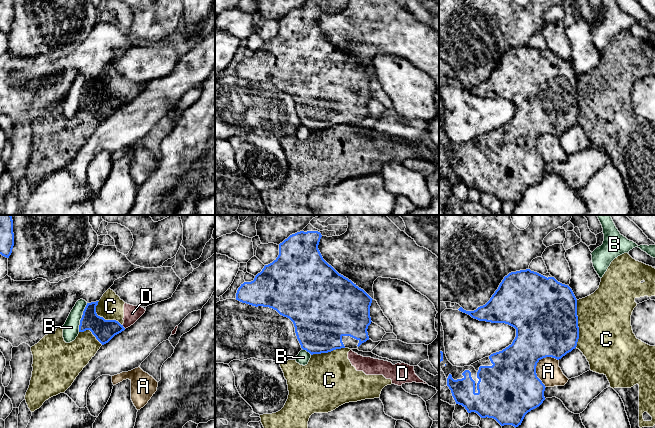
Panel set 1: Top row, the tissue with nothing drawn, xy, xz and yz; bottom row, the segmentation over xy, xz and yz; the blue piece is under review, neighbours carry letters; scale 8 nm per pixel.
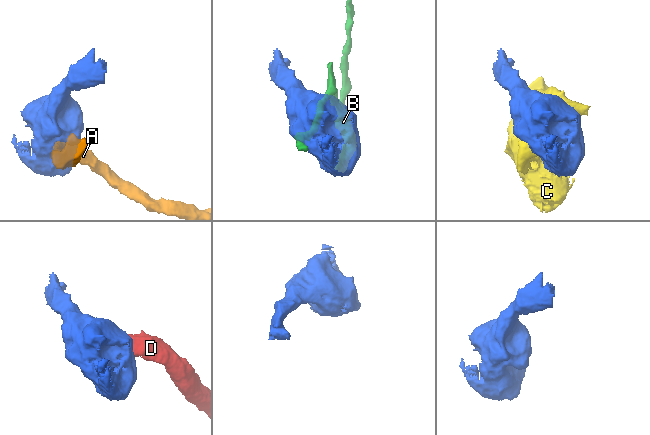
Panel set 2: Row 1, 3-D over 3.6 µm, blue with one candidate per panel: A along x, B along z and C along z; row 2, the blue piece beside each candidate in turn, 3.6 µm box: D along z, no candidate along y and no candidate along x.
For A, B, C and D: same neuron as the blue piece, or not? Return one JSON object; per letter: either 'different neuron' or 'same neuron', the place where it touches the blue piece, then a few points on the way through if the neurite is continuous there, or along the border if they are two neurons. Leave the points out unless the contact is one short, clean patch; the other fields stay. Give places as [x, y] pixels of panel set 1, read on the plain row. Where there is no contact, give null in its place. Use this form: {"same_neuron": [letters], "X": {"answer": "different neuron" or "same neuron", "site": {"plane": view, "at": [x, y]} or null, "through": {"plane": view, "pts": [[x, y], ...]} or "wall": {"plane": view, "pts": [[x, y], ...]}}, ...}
{"same_neuron": [], "A": {"answer": "different neuron", "site": {"plane": "yz", "at": [535, 144]}}, "B": {"answer": "different neuron", "site": {"plane": "xy", "at": [82, 93]}}, "C": {"answer": "different neuron", "site": {"plane": "yz", "at": [577, 100]}}, "D": {"answer": "different neuron", "site": {"plane": "xy", "at": [123, 103]}, "wall": {"plane": "xy", "pts": [[122, 101], [125, 104]]}}}

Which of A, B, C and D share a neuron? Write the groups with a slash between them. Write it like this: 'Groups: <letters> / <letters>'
Groups: A / B / C D

